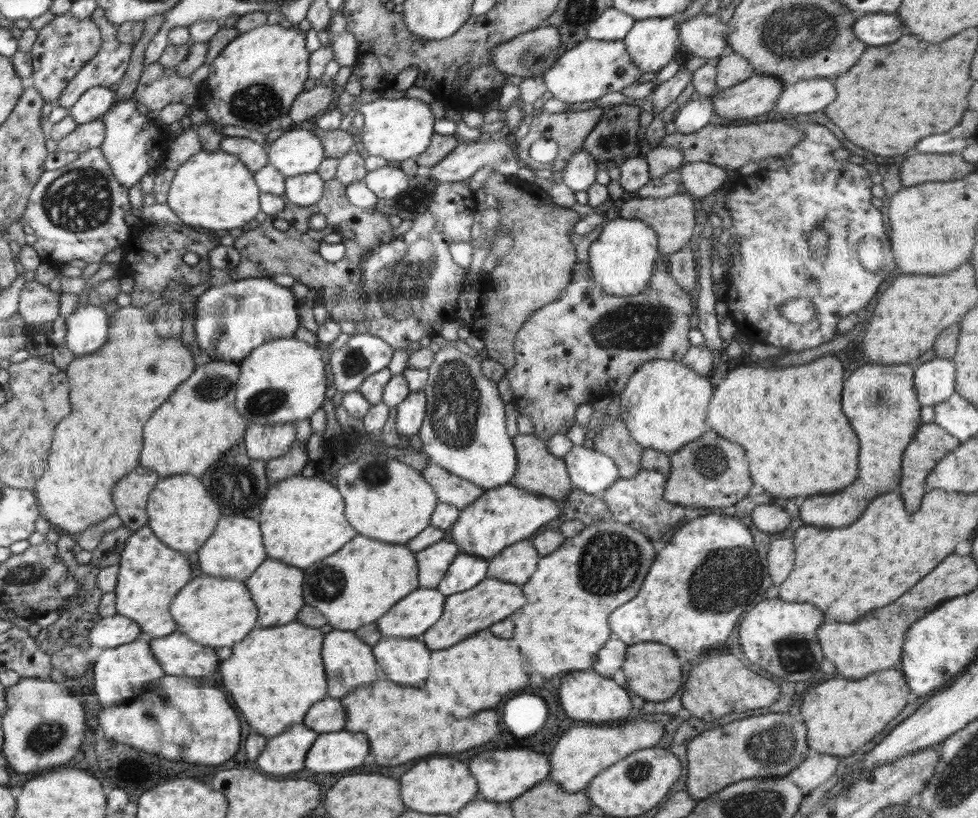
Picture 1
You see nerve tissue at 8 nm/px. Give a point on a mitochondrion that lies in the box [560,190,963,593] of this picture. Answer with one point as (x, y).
(641, 327)

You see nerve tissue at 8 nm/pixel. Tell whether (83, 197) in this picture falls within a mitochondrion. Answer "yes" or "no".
yes

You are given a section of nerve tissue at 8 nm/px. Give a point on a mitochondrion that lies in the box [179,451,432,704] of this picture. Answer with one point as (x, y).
(238, 488)

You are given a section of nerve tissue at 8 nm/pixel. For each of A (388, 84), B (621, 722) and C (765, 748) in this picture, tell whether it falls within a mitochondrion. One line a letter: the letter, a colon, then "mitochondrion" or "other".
A: other
B: other
C: mitochondrion

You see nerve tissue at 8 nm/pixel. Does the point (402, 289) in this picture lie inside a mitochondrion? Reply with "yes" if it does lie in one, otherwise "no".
yes

